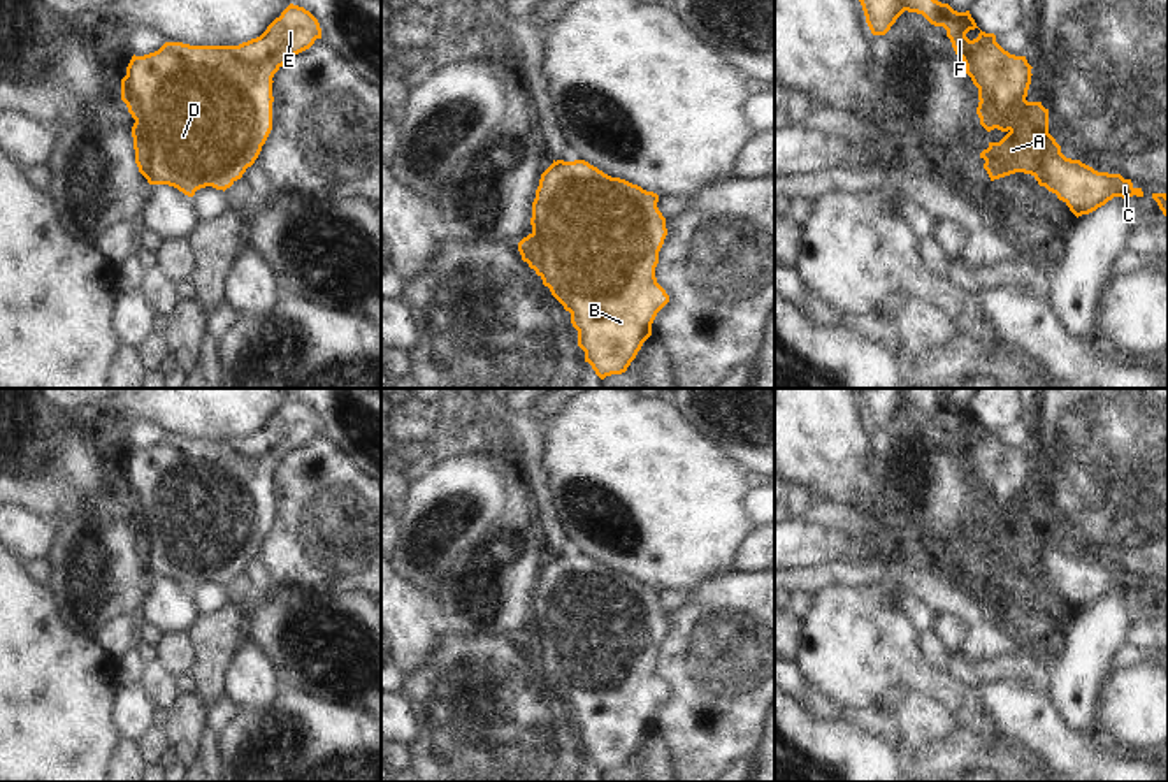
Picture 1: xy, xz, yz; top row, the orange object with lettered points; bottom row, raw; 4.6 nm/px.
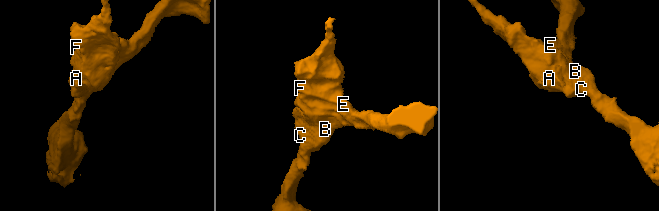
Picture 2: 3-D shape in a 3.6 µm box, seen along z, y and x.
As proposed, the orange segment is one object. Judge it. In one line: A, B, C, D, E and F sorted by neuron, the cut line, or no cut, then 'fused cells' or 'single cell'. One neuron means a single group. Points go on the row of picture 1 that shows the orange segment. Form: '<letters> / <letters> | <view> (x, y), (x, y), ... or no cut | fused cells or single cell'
A B C D E F | no cut | single cell

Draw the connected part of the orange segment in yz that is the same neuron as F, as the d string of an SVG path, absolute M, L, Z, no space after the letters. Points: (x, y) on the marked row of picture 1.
M859 0L873 35L885 35L905 12L922 14L931 25L943 26L966 74L978 88L980 125L1006 135L989 142L980 153L991 181L1024 172L1056 193L1078 218L1105 206L1114 197L1143 197L1131 179L1098 172L1080 160L1066 158L1049 134L1049 109L1027 102L1031 65L1026 56L1005 51L994 33L982 32L970 11L957 12L938 0Z

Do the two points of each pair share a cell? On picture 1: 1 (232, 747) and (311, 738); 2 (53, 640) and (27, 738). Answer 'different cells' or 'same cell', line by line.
1: same cell
2: same cell

